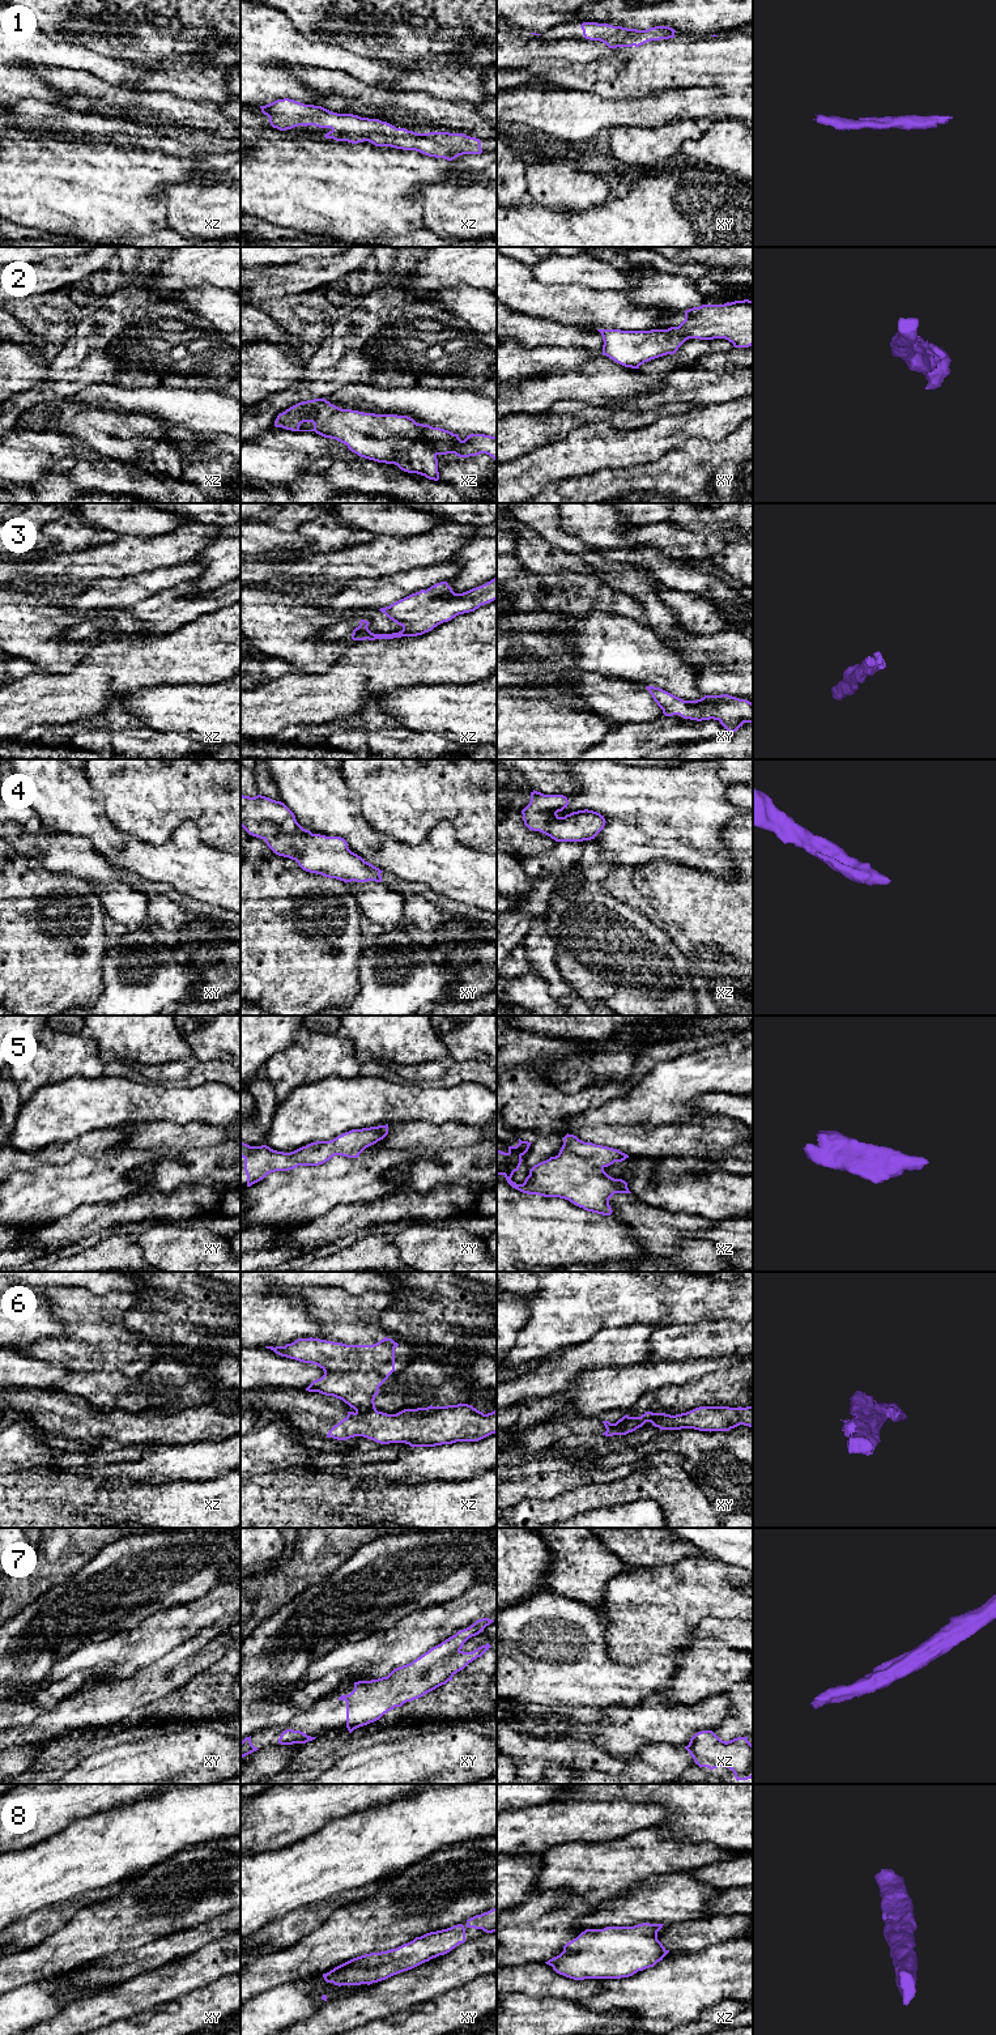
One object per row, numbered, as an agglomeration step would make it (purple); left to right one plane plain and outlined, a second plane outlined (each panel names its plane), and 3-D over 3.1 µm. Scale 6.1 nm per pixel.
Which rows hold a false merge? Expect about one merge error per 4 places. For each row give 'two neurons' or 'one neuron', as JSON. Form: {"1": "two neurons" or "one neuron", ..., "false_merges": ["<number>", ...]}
{"1": "one neuron", "2": "two neurons", "3": "one neuron", "4": "one neuron", "5": "one neuron", "6": "two neurons", "7": "one neuron", "8": "one neuron", "false_merges": ["2", "6"]}

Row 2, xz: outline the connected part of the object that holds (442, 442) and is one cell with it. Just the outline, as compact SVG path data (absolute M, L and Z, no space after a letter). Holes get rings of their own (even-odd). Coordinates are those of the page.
M418 423L422 433L422 442L427 444L435 455L455 454L459 457L477 456L486 454L497 459L497 437L485 434L471 434L464 440L459 434L454 434L440 427Z

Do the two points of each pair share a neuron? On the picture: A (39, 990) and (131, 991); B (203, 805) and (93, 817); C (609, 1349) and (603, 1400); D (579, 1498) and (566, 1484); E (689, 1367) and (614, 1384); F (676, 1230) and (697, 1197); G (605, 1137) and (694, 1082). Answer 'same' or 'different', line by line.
A: different
B: different
C: different
D: different
E: same
F: different
G: different

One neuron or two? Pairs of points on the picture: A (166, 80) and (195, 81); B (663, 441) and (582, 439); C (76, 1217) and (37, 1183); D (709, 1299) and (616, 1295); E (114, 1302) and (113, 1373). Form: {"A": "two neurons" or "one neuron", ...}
{"A": "one neuron", "B": "one neuron", "C": "two neurons", "D": "one neuron", "E": "one neuron"}

